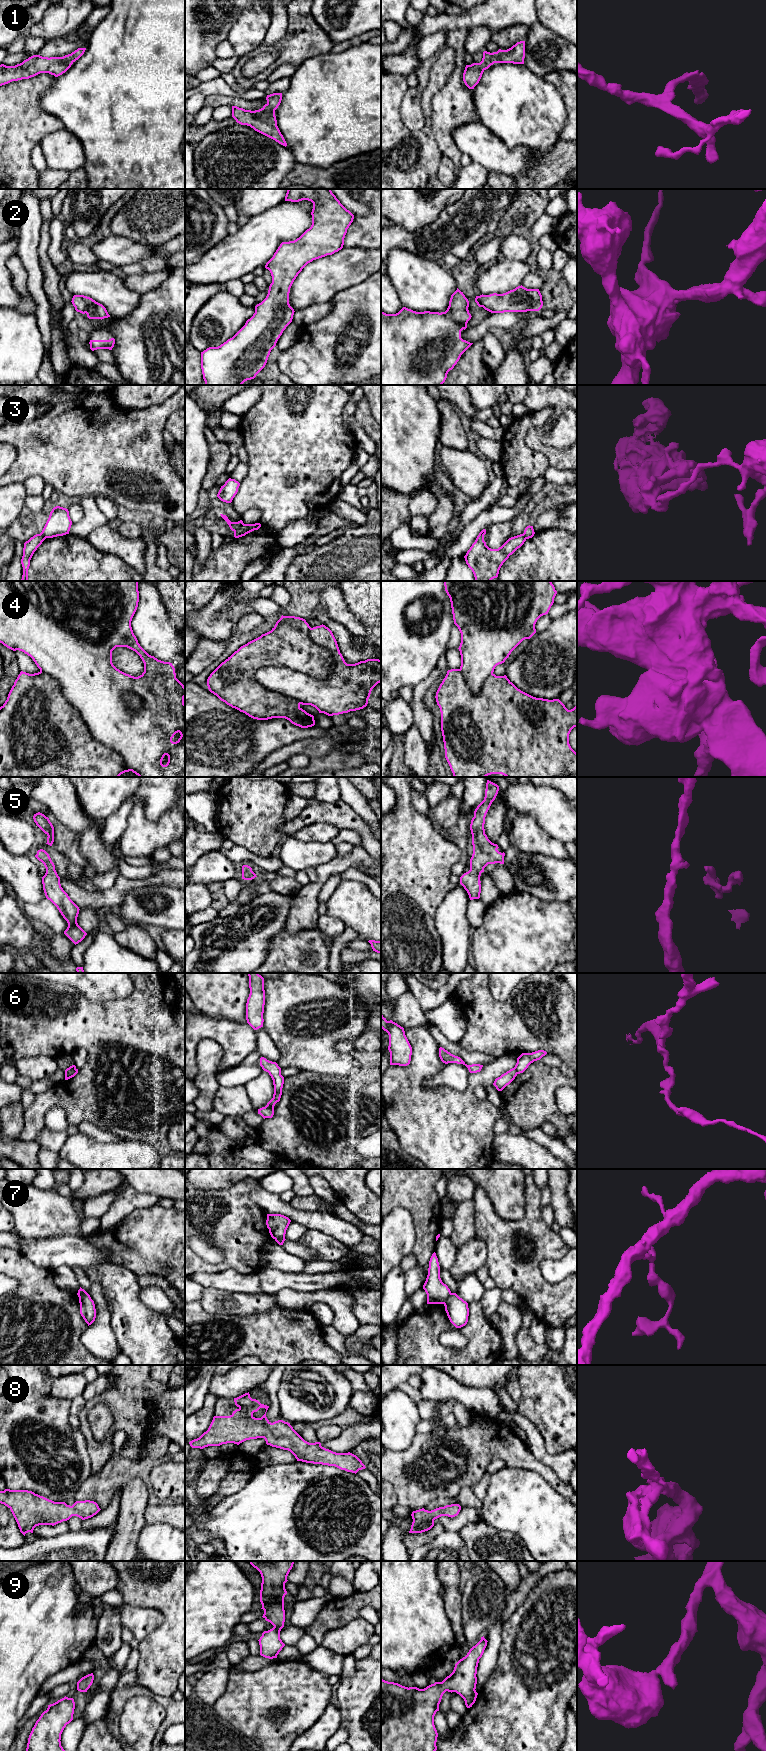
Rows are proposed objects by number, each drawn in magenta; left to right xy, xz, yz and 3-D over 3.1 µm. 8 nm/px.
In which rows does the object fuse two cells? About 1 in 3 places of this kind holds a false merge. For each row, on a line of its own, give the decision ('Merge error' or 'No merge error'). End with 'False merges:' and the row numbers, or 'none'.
1: No merge error
2: No merge error
3: Merge error
4: Merge error
5: No merge error
6: Merge error
7: Merge error
8: No merge error
9: No merge error
False merges: 3, 4, 6, 7

